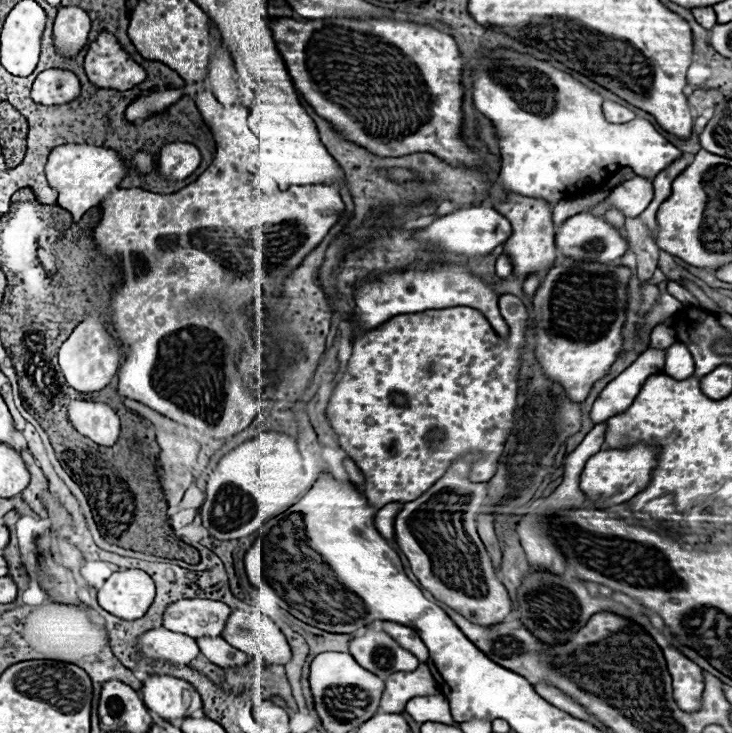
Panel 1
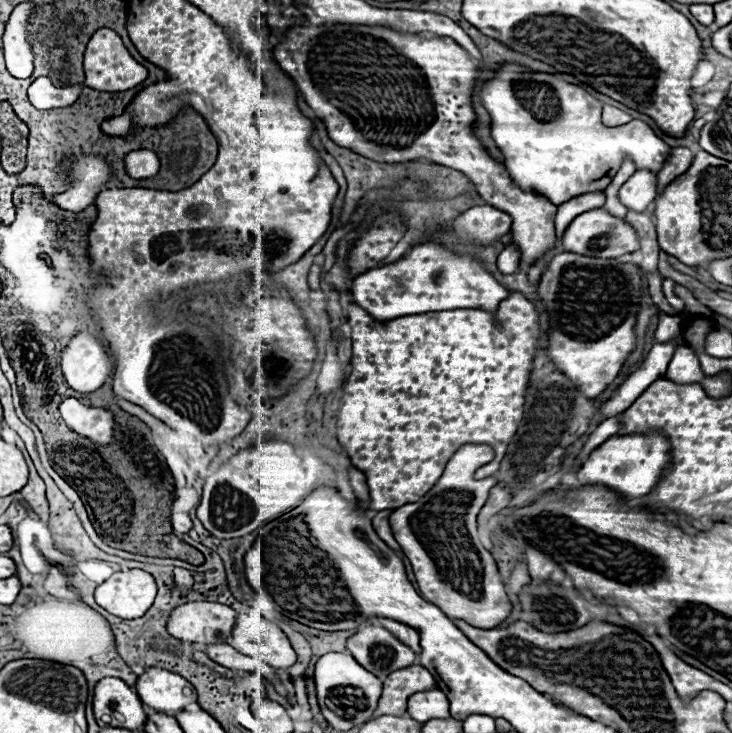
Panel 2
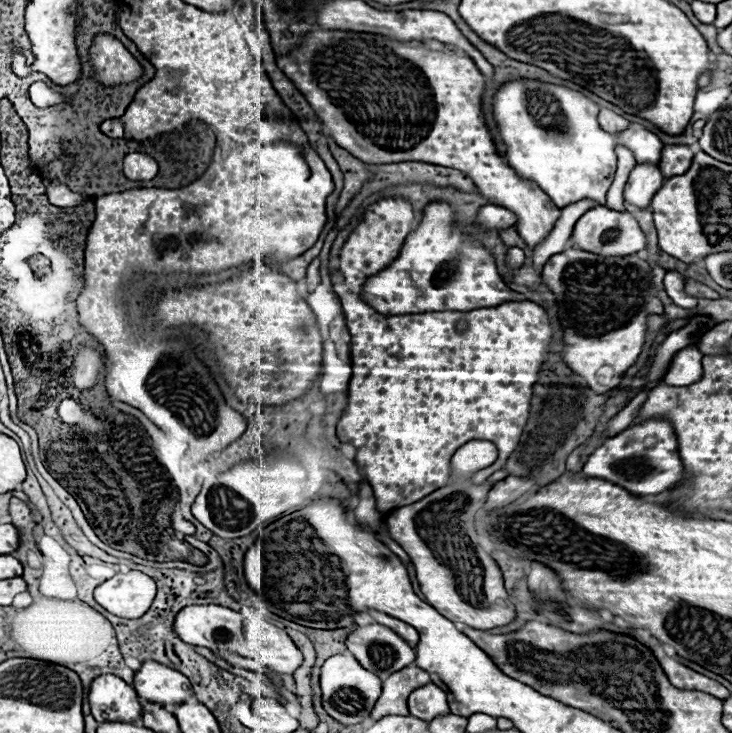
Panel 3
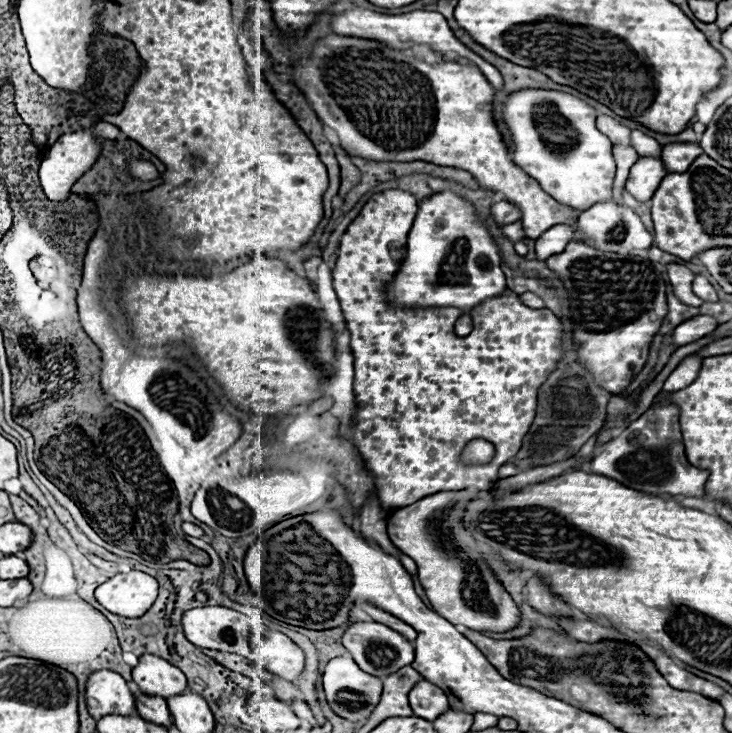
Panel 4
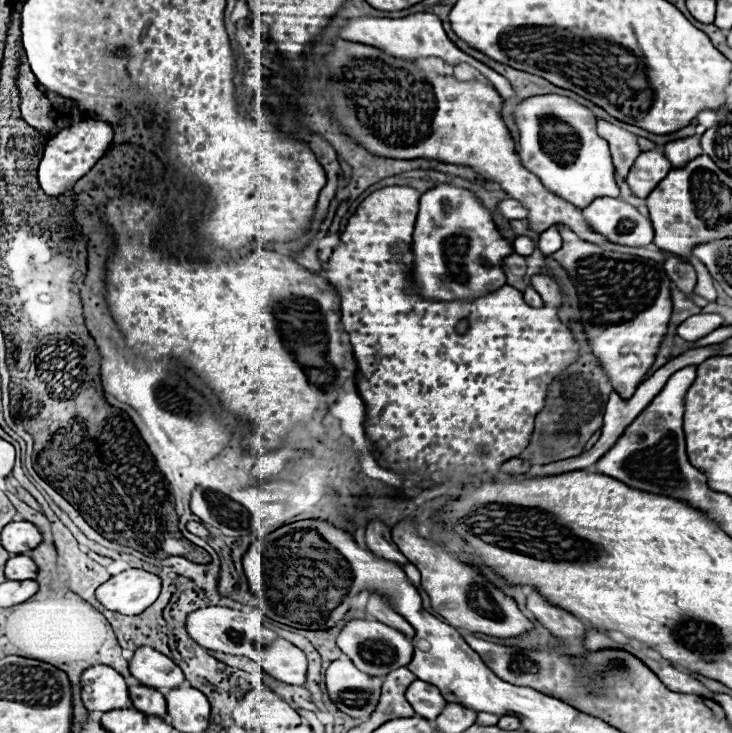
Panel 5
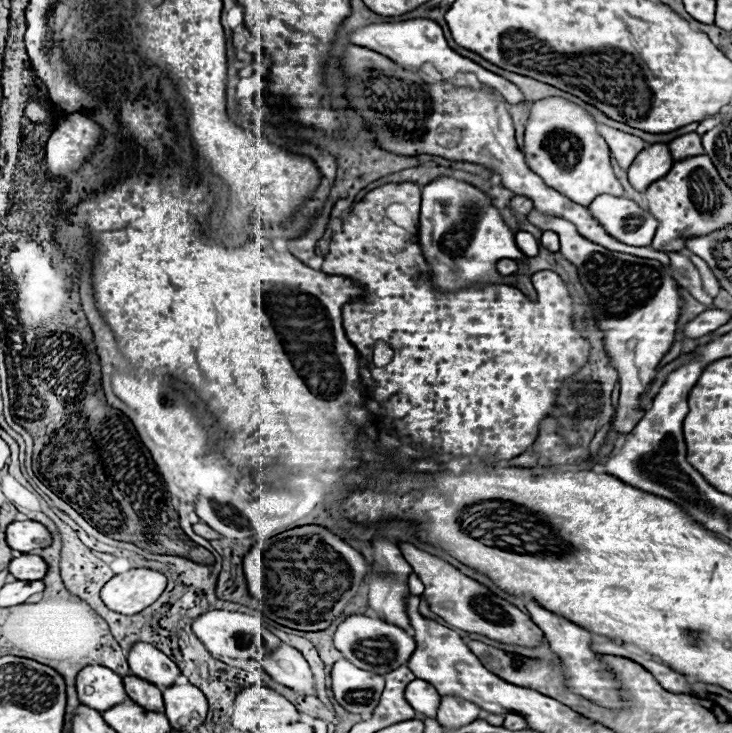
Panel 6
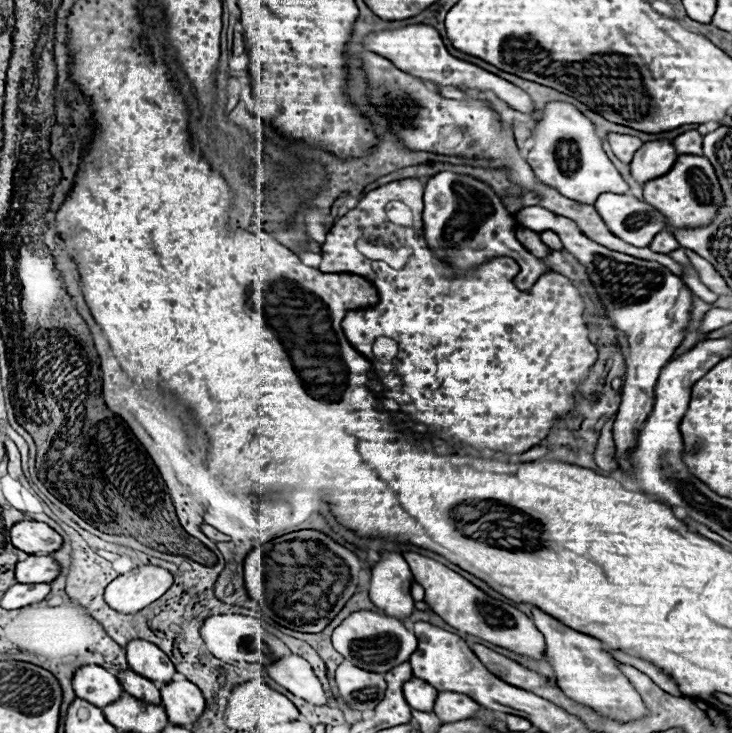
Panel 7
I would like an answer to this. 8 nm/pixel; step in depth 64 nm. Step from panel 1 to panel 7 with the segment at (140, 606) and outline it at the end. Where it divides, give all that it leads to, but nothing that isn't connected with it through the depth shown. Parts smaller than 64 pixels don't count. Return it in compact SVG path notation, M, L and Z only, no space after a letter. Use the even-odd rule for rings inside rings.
M142 564L128 574L118 576L106 586L106 602L124 614L134 614L168 592L174 578L166 568Z

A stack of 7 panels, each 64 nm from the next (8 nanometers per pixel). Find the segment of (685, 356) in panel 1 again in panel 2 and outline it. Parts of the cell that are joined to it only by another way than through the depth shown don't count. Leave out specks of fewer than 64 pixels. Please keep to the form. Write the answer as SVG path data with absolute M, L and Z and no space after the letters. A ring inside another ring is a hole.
M680 346L672 356L664 378L672 380L676 384L700 382L704 376L700 372L700 362L698 362L698 356L694 354L694 350L690 350L688 346Z

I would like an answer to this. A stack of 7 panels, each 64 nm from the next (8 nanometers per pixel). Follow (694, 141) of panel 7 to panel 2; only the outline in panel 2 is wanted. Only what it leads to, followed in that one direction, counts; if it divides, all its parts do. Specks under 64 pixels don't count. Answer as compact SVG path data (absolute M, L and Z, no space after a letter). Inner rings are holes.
M682 146L672 148L670 156L666 158L664 166L658 172L658 192L662 192L668 186L668 182L672 182L676 176L684 174L690 168L692 158L694 158L694 152L690 152L688 148L682 148Z

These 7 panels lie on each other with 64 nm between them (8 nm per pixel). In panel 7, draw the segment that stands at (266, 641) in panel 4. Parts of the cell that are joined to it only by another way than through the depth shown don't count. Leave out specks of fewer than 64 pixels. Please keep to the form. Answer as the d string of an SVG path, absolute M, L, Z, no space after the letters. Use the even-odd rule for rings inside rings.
M290 654L282 662L274 662L272 666L268 666L268 676L286 690L290 690L294 696L314 706L332 706L334 702L322 690L322 684L316 678L312 666L296 654Z

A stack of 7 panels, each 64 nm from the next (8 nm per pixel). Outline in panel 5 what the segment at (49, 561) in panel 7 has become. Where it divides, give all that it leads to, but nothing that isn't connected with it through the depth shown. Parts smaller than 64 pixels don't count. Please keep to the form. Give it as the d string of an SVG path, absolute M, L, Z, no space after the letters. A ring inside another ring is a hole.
M18 554L18 556L12 556L6 562L4 574L6 574L6 578L36 578L38 576L38 566L30 556Z

